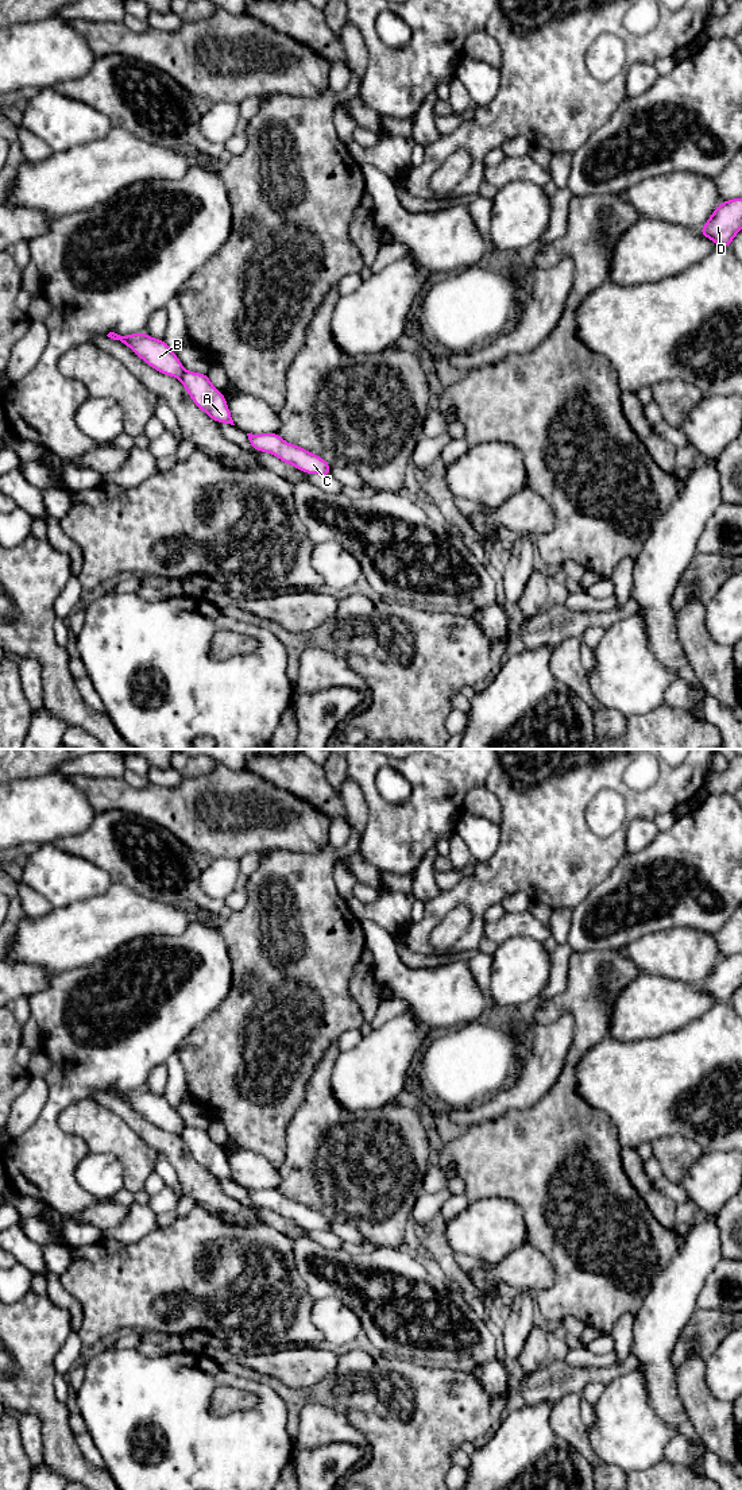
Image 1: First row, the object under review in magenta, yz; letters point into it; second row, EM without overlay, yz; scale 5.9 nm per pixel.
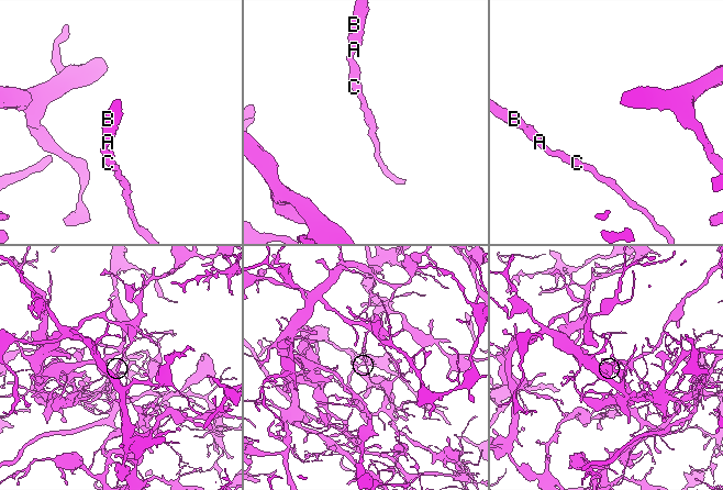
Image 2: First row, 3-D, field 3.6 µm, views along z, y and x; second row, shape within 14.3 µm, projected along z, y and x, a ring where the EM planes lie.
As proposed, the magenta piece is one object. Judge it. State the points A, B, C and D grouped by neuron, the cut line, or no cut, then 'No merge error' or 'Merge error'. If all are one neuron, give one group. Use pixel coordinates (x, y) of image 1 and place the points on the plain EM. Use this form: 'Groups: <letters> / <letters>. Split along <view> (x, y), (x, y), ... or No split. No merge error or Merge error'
Groups: A C / B D. Split along yz (185, 1126), (180, 1135). Merge error

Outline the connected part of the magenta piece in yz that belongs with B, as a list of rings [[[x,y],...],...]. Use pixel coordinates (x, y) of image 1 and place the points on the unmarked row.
[[[109,1088],[107,1092],[128,1101],[140,1115],[156,1127],[169,1132],[175,1132],[179,1136],[182,1135],[186,1126],[175,1108],[171,1107],[162,1095],[154,1095],[144,1088],[128,1092]]]

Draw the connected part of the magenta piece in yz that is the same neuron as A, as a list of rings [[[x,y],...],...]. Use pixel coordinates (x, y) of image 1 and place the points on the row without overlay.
[[[185,1127],[181,1138],[192,1157],[212,1176],[235,1181],[225,1153],[212,1140],[208,1130]]]

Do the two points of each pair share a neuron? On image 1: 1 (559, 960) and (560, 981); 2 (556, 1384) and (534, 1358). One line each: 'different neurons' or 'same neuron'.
1: same neuron
2: different neurons

